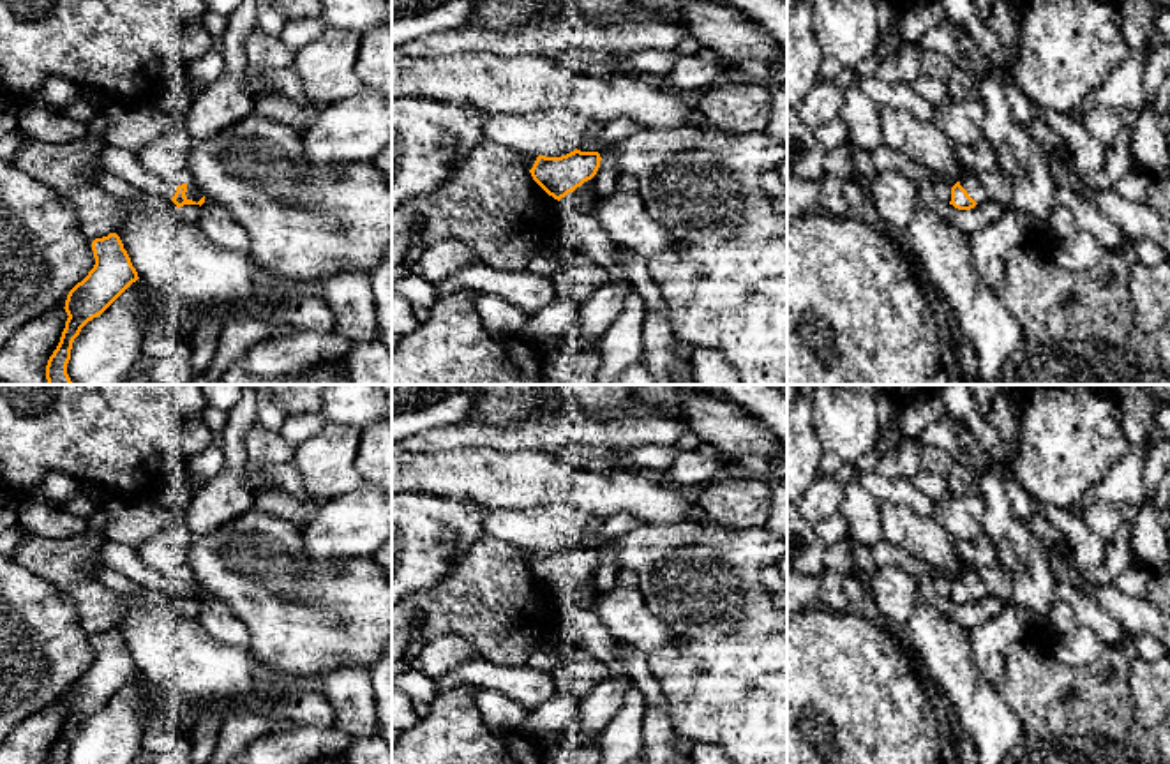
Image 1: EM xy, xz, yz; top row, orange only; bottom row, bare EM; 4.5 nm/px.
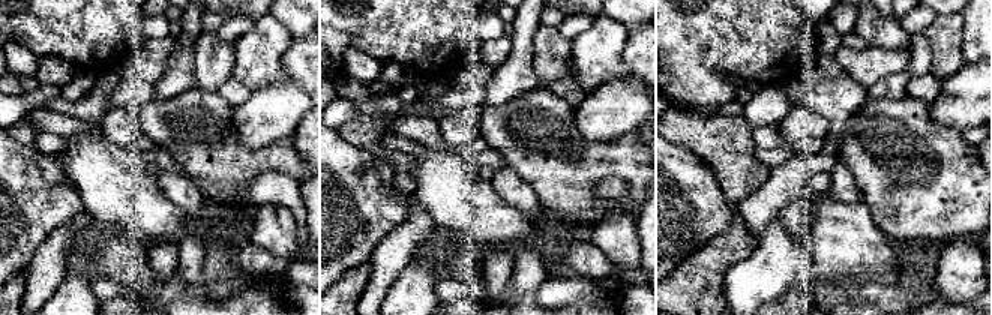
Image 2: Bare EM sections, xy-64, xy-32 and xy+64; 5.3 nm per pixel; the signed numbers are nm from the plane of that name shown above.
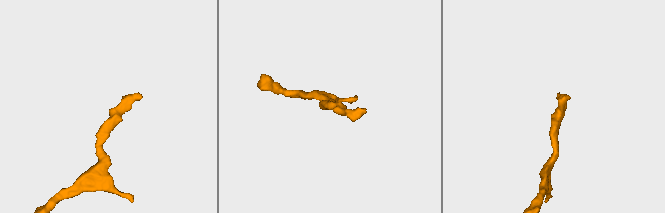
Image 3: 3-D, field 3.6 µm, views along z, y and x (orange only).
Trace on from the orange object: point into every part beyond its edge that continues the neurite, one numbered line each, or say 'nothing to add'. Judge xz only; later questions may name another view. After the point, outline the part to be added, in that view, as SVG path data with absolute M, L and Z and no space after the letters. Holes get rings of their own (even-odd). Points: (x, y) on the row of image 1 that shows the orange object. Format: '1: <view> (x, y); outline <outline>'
nothing to add

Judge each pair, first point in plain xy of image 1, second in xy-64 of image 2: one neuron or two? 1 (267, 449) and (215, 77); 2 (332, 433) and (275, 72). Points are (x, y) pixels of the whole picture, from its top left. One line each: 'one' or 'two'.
1: one
2: one

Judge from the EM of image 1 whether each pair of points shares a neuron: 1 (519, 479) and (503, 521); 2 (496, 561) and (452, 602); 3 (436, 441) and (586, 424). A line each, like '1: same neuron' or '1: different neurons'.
1: different neurons
2: same neuron
3: same neuron

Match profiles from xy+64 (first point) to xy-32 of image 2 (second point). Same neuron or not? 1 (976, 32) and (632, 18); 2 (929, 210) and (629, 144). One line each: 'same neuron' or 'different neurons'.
1: different neurons
2: same neuron

